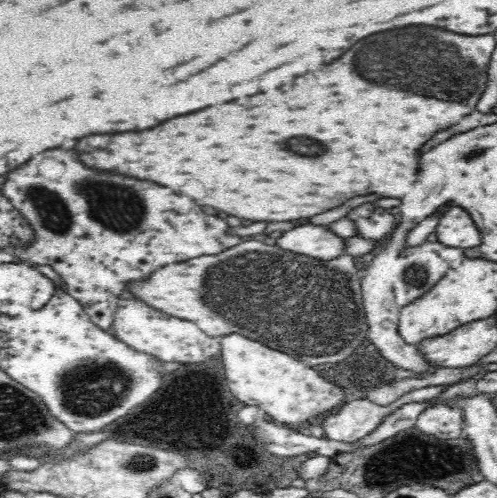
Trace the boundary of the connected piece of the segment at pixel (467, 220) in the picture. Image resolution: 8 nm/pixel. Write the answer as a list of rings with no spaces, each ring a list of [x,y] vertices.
[[[450,206],[446,212],[442,212],[436,226],[436,236],[438,242],[450,248],[472,248],[480,244],[480,234],[472,218],[456,206]]]

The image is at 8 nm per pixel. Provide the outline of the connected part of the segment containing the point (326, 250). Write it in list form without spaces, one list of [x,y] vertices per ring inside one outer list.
[[[300,226],[284,232],[276,244],[288,252],[326,262],[344,253],[343,238],[332,232],[327,226]]]

